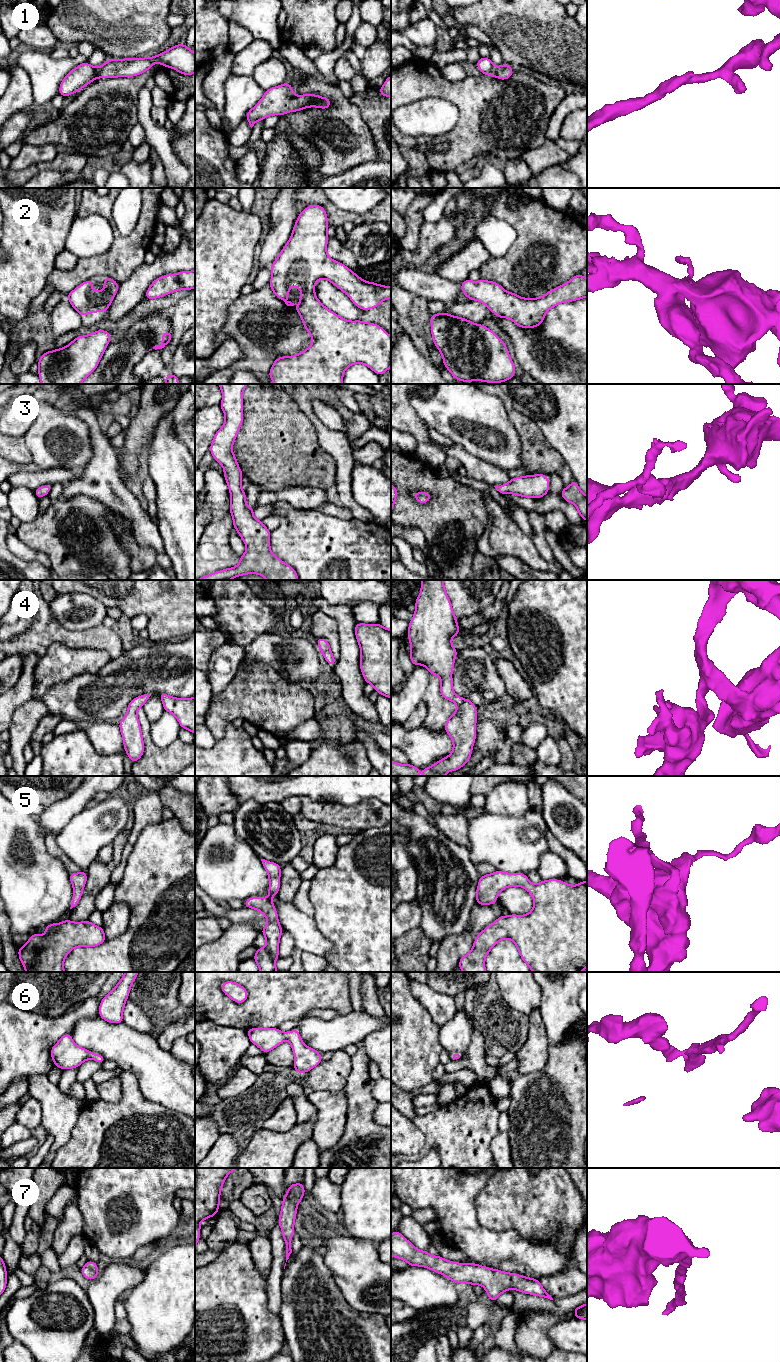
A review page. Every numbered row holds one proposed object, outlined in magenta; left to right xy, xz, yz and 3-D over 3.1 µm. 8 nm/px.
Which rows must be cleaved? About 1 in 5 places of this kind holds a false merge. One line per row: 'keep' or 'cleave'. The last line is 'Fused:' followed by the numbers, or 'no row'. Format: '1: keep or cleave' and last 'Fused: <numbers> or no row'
1: keep
2: keep
3: keep
4: keep
5: keep
6: keep
7: keep
Fused: no row

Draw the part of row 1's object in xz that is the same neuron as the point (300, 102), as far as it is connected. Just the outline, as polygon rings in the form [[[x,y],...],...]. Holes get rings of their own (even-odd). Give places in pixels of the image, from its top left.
[[[286,82],[266,90],[260,101],[245,116],[252,128],[256,122],[271,115],[283,116],[287,112],[296,112],[308,107],[328,109],[331,103],[329,98],[312,93],[295,96],[291,84]]]

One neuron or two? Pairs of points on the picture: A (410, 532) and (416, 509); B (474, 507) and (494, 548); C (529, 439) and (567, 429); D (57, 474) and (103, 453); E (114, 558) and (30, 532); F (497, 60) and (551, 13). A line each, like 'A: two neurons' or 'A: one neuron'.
A: two neurons
B: two neurons
C: two neurons
D: two neurons
E: one neuron
F: two neurons

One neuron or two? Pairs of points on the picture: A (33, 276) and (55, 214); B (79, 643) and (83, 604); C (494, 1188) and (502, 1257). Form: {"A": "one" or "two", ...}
{"A": "one", "B": "two", "C": "two"}

